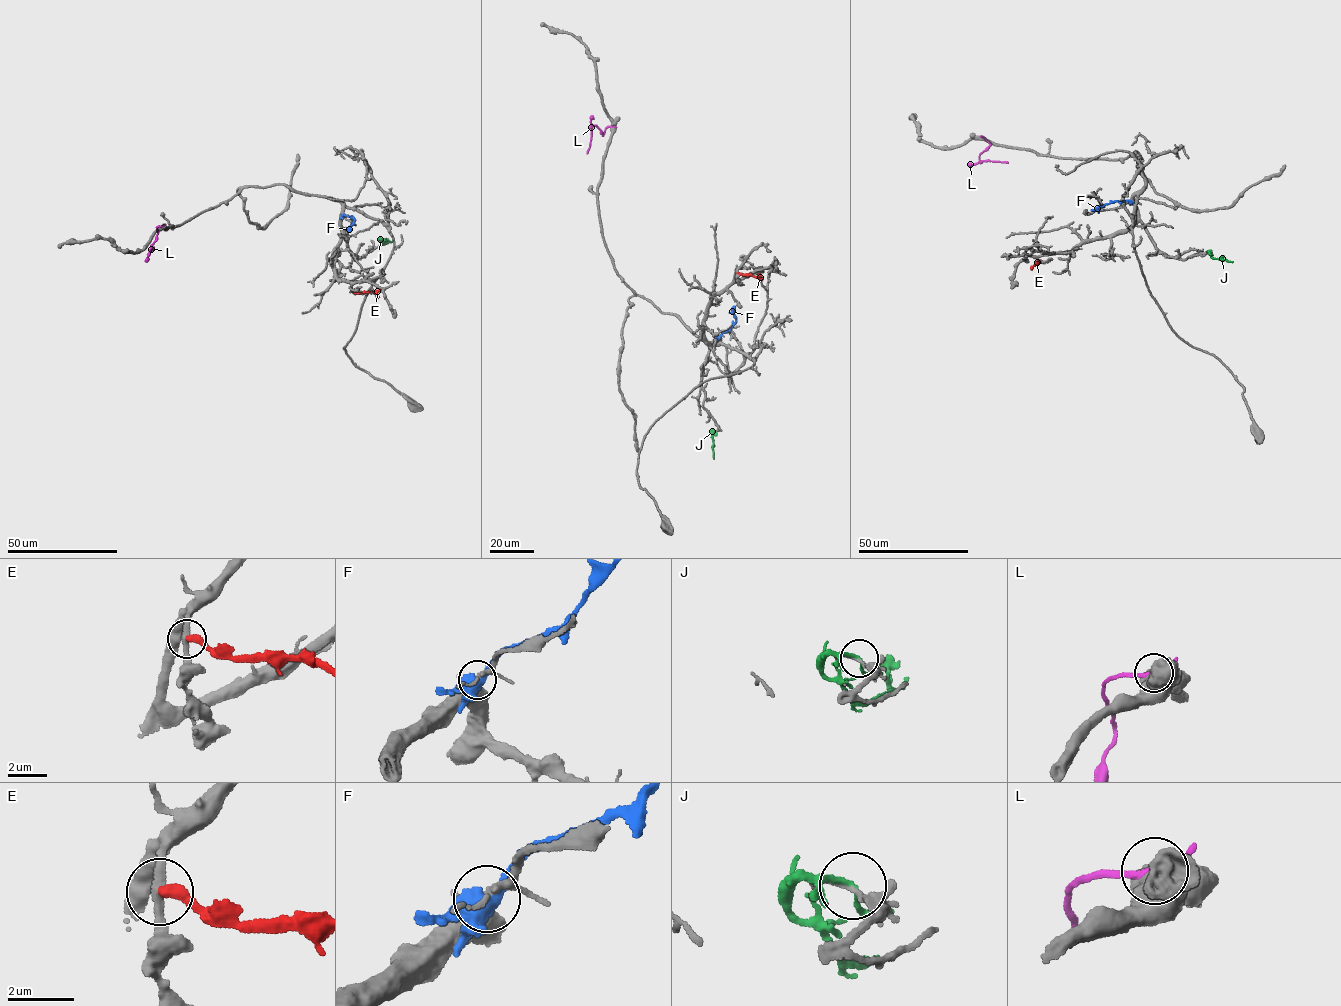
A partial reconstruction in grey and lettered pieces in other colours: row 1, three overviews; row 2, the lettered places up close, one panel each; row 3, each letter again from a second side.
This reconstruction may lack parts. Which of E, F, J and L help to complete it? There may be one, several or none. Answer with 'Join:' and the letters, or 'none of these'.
Join: none of these

